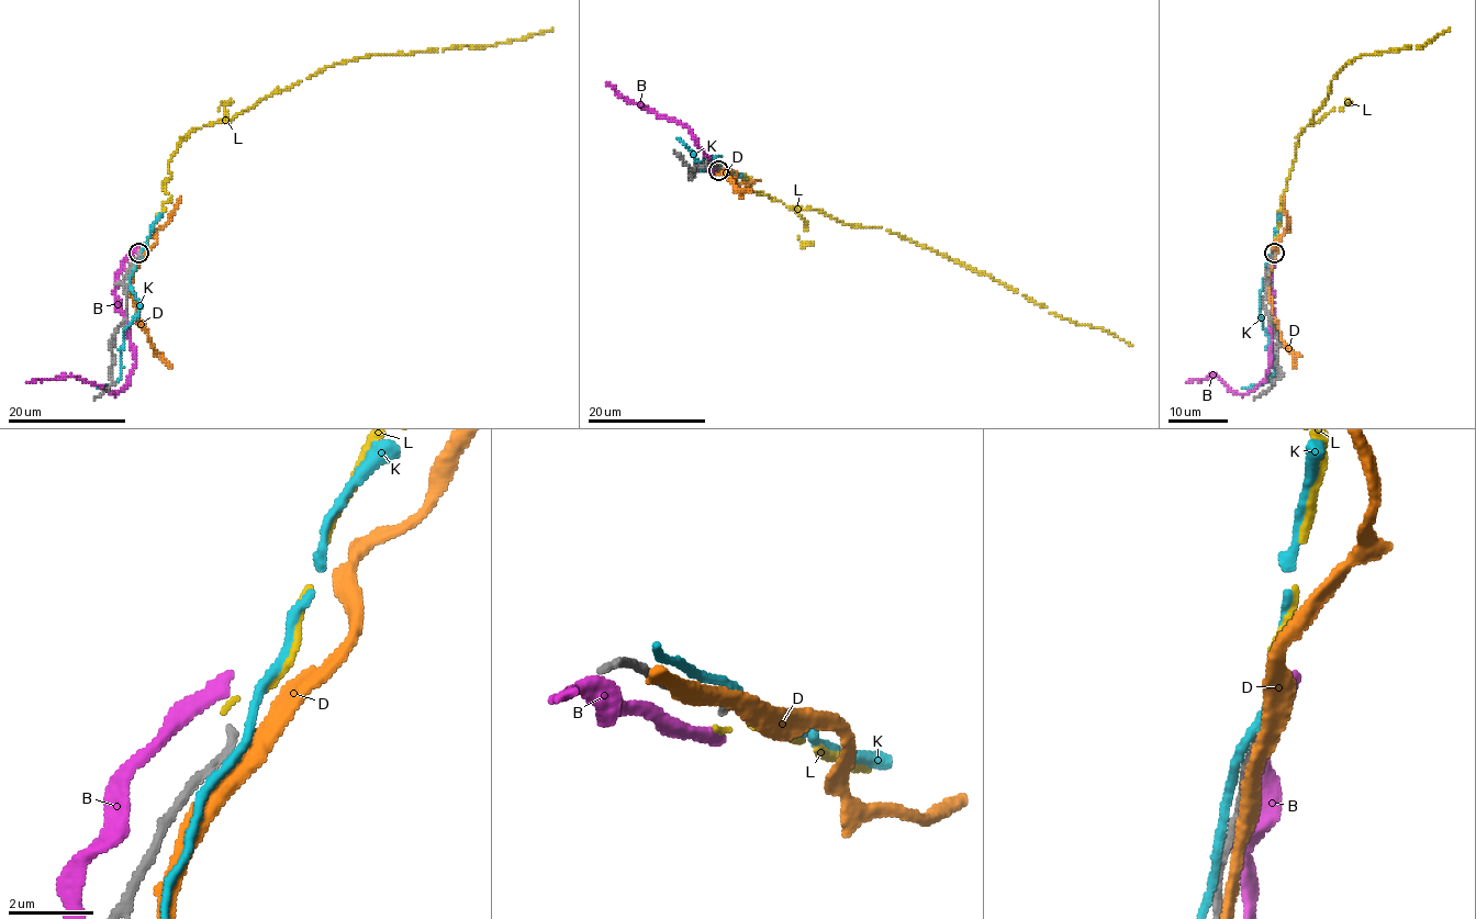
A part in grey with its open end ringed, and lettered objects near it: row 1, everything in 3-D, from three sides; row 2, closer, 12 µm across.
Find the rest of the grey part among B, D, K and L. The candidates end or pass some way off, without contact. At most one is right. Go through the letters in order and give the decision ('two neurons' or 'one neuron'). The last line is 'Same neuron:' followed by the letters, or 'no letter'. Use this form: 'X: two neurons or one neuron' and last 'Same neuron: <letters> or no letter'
B: two neurons
D: two neurons
K: two neurons
L: one neuron
Same neuron: L

